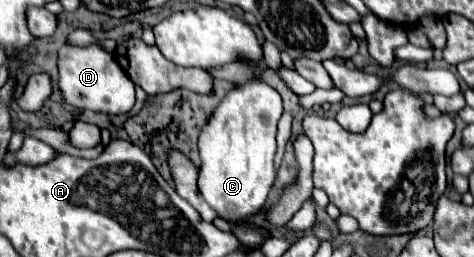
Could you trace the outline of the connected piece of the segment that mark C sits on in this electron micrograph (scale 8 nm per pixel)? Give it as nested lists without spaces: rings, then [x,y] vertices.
[[[262,79],[232,89],[202,129],[198,149],[202,155],[198,189],[206,203],[226,221],[248,219],[264,209],[274,183],[276,125],[282,115],[282,97]]]

